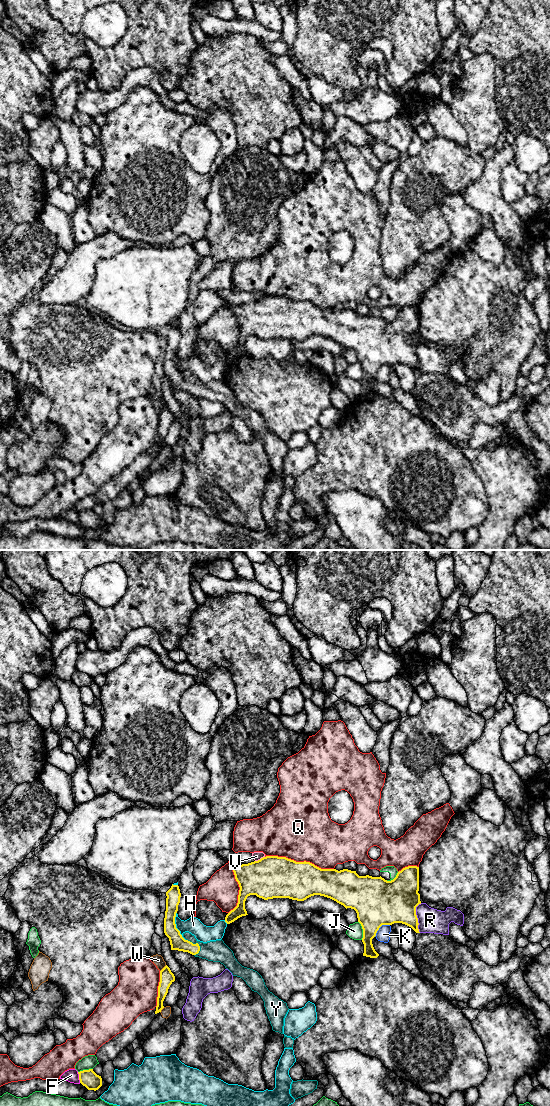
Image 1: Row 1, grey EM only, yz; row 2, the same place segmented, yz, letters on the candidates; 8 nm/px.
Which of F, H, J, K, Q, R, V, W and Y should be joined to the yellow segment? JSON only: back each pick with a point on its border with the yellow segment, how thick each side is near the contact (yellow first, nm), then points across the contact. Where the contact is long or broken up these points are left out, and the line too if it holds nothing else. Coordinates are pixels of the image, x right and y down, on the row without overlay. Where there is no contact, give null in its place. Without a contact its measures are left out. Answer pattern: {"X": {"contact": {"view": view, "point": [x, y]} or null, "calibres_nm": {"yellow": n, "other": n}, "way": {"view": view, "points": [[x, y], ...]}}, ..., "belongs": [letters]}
{"Y": {"contact": {"view": "yz", "point": [197, 383]}, "calibres_nm": {"yellow": 120, "other": 180}, "way": {"view": "yz", "points": [[177, 382], [197, 383], [204, 390], [217, 391]]}}, "belongs": ["Y"]}

